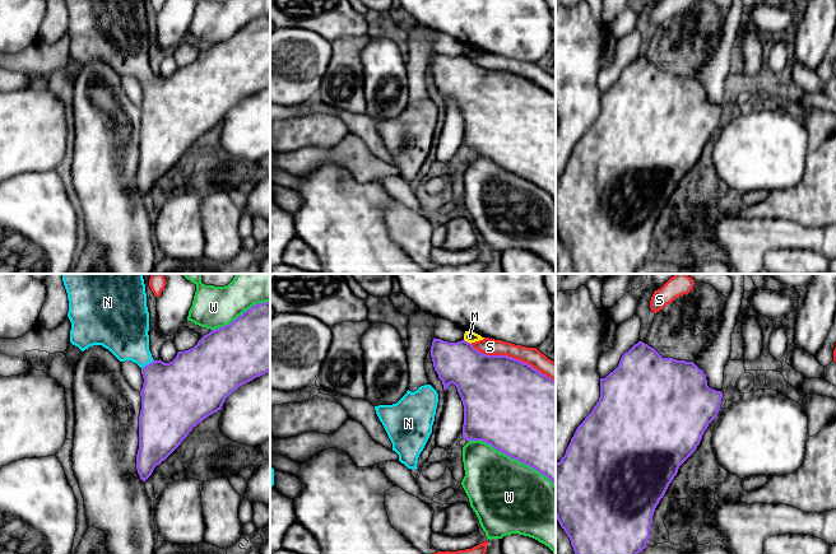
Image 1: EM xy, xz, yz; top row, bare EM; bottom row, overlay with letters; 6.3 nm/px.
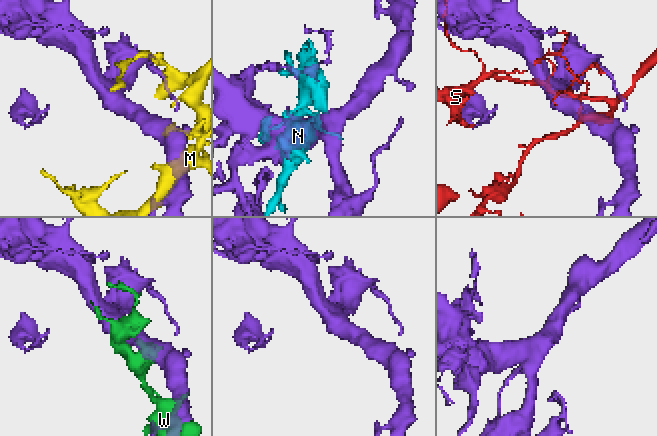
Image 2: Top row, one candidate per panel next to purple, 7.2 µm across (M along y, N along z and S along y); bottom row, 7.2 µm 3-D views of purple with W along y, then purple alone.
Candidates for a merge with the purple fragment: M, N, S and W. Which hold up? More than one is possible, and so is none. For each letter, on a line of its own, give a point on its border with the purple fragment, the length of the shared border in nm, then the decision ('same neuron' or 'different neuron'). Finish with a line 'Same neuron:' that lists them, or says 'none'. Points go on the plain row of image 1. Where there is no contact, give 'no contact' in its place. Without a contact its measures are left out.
M: xz (467, 56) | 60 nm | different neuron
N: xy (147, 79) | 100 nm | same neuron
S: xz (512, 73) | 600 nm | different neuron
W: xz (512, 172) | 600 nm | different neuron
Same neuron: N

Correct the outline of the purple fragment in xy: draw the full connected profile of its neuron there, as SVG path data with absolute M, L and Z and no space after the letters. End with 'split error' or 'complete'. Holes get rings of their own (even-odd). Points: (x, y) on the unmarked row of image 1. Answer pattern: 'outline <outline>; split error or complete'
outline M65 0L65 4L69 14L68 32L71 37L70 57L82 66L93 60L102 60L120 76L131 75L141 83L144 98L140 106L136 185L143 196L181 159L194 141L220 125L233 106L270 87L270 17L254 19L229 39L212 45L194 62L178 66L172 76L164 78L161 74L154 75L149 65L145 0Z; split error

